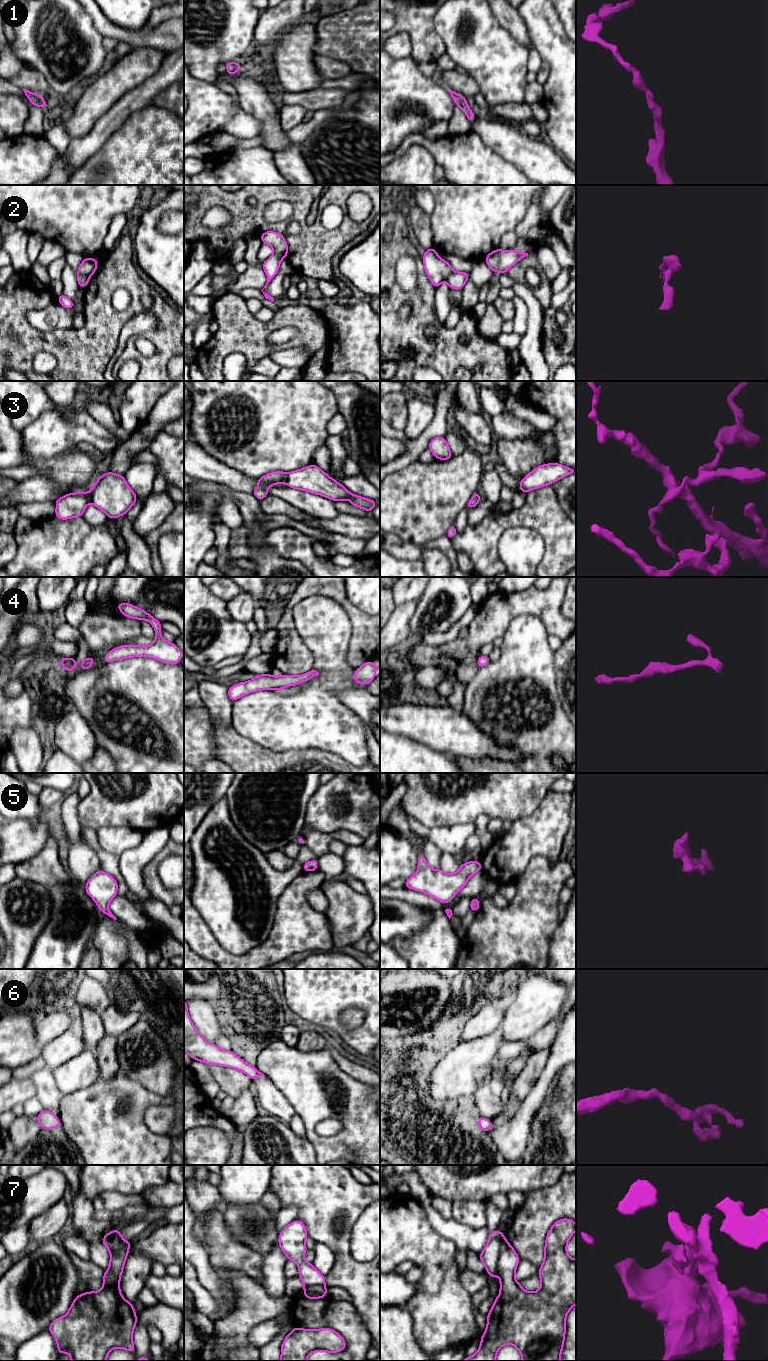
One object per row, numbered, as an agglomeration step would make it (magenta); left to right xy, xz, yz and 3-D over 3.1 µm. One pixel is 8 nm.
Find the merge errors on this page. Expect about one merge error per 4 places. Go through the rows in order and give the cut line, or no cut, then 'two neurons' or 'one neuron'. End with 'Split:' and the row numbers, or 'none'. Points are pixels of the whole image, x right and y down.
1: cut none; one neuron
2: cut xy (77, 272), (88, 278); two neurons
3: cut xz (287, 474), (283, 482); two neurons
4: cut none; one neuron
5: cut none; one neuron
6: cut none; one neuron
7: cut yz (505, 1239), (497, 1260), (497, 1273); two neurons
Split: 2, 3, 7

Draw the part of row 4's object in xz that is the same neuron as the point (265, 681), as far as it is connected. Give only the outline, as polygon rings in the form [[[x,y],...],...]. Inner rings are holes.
[[[311,670],[299,676],[290,676],[282,674],[278,677],[270,674],[256,675],[253,680],[247,682],[240,682],[228,688],[228,696],[232,702],[236,701],[242,696],[259,690],[283,690],[285,687],[299,685],[311,678],[317,676],[319,673],[316,670]]]

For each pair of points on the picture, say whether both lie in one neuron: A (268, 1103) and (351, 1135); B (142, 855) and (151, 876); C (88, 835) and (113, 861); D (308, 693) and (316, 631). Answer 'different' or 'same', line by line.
A: different
B: different
C: same
D: same

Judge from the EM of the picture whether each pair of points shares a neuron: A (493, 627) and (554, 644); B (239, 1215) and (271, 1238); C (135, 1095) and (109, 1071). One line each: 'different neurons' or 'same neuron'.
A: different neurons
B: same neuron
C: different neurons

